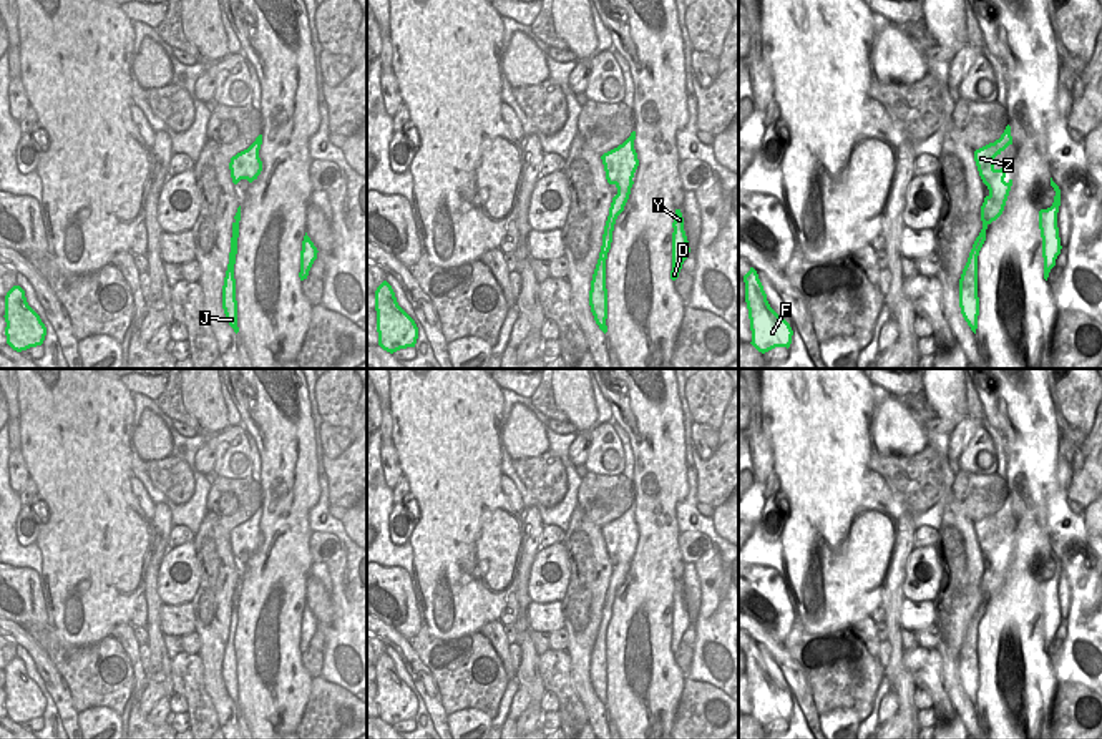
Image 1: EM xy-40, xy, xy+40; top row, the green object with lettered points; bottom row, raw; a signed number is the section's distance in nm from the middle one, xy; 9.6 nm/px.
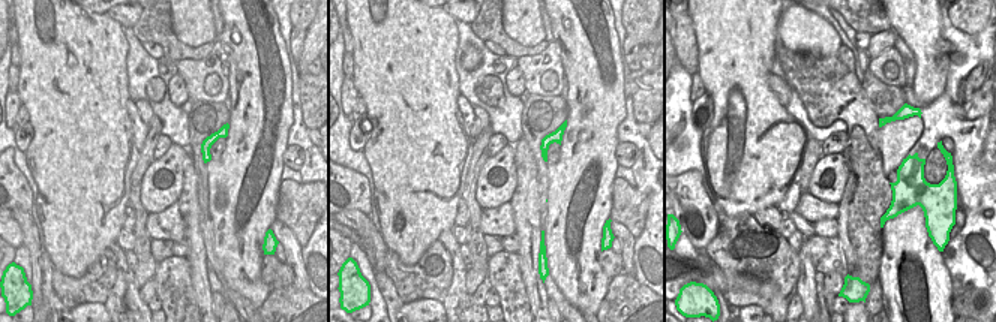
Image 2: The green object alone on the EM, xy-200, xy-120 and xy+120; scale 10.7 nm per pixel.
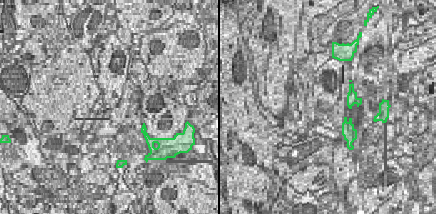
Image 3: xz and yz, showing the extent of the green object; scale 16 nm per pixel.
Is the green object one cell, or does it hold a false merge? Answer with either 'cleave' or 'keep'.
keep

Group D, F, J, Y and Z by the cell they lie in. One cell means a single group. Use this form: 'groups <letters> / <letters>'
groups D F J Y Z

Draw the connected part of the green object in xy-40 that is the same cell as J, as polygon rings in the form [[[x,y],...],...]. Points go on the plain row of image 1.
[[[241,578],[237,580],[237,585],[236,585],[234,591],[236,593],[232,595],[229,636],[227,636],[224,658],[222,658],[222,681],[224,681],[224,686],[226,686],[226,691],[227,691],[229,697],[237,706],[239,699],[237,699],[237,673],[236,673],[234,636],[236,636],[236,626],[237,626]]]

